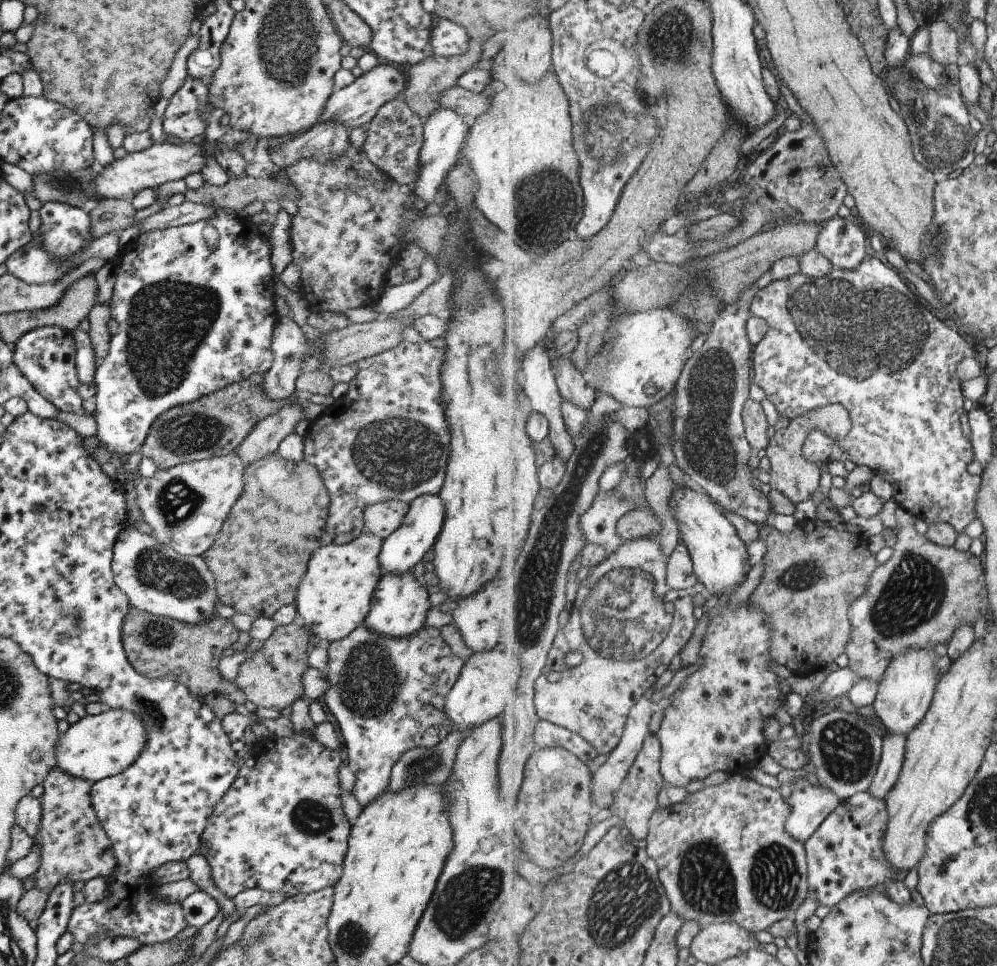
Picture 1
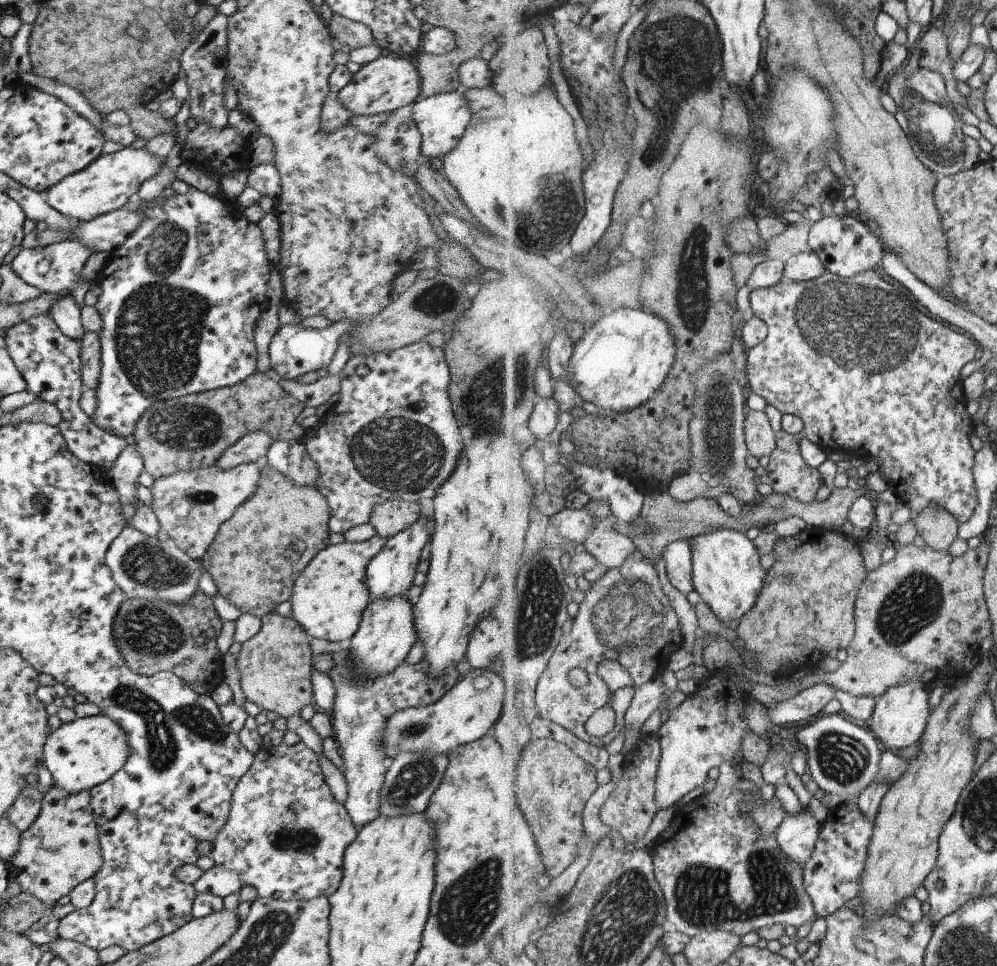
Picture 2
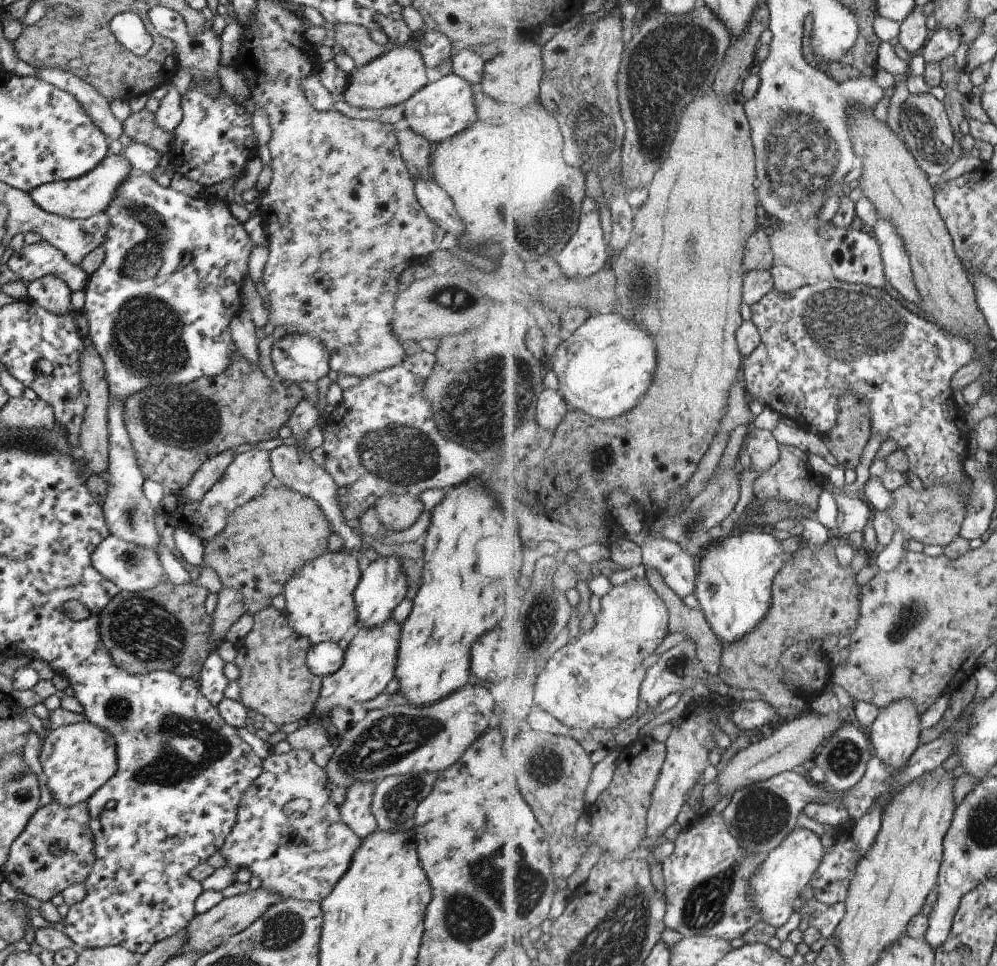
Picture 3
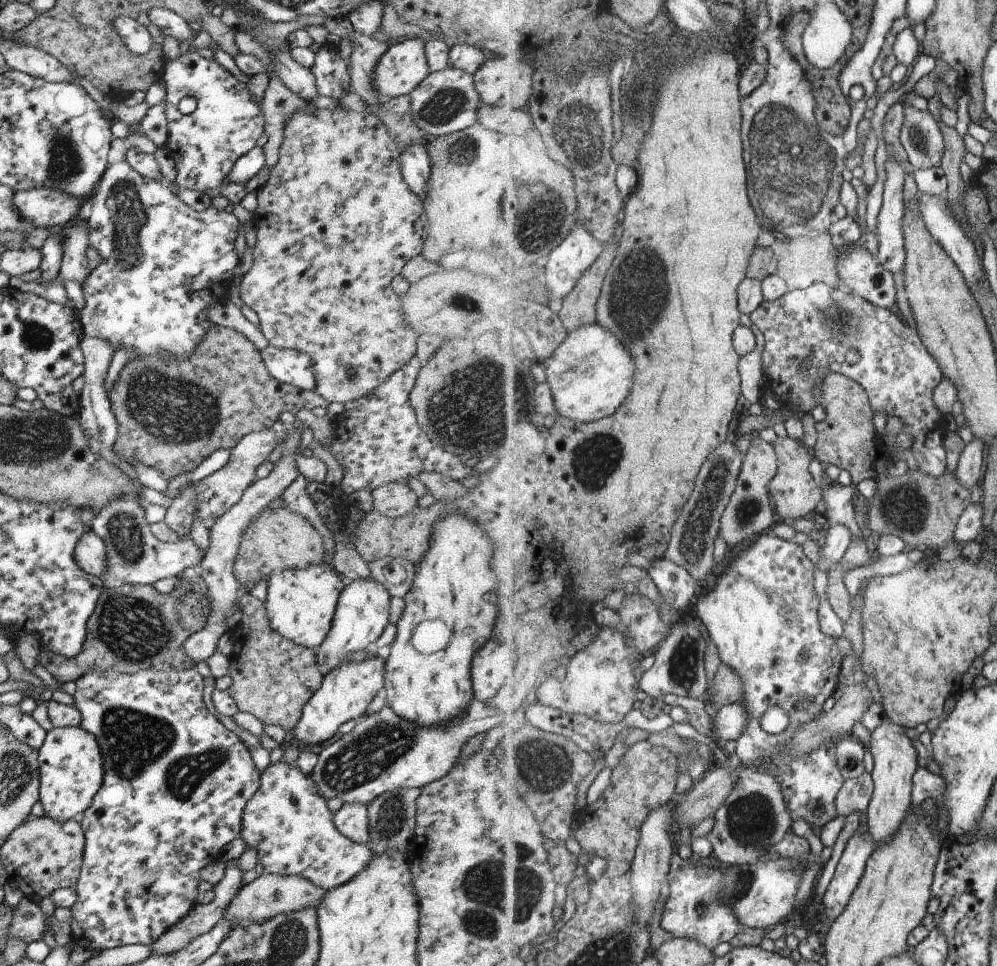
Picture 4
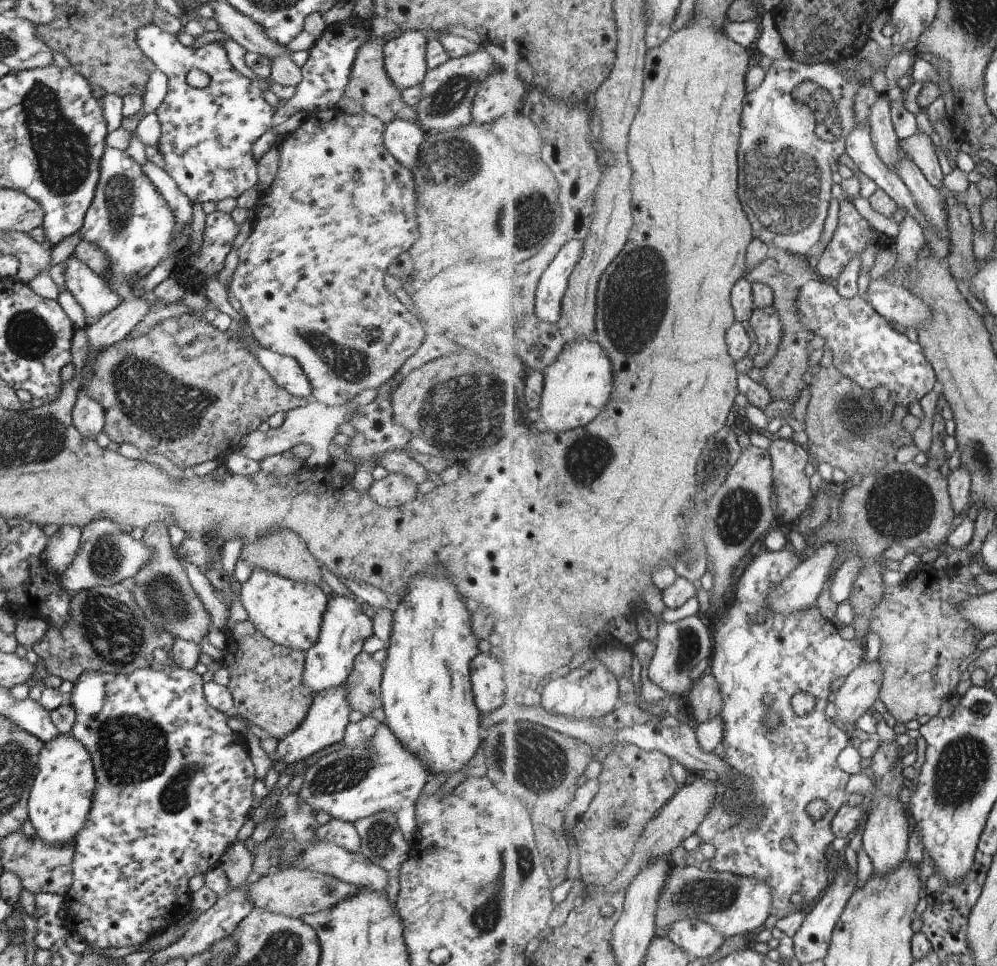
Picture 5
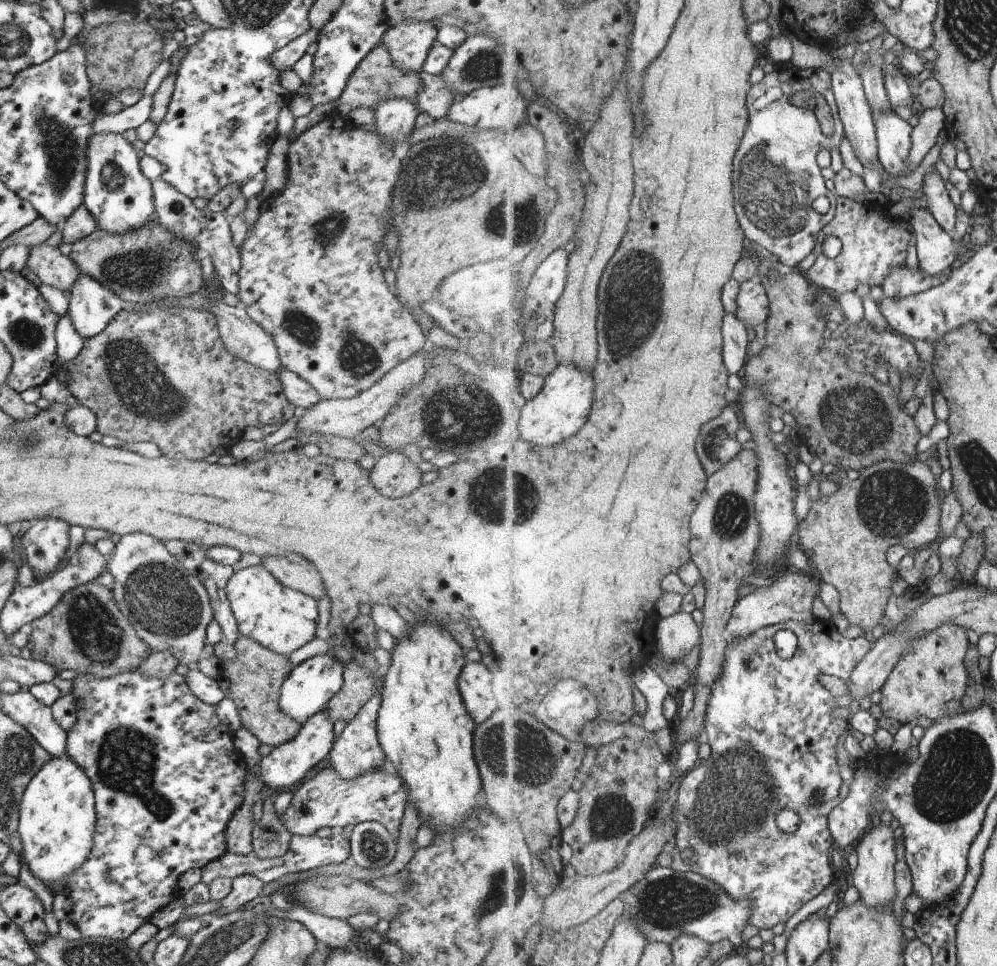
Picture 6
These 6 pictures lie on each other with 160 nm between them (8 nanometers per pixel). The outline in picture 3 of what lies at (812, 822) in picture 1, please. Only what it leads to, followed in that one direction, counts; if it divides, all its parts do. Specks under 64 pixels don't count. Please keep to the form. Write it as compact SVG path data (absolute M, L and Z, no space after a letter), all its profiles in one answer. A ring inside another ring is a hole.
M798 826L779 848L769 854L760 872L752 879L754 899L762 910L763 919L776 928L789 922L789 918L795 912L794 900L801 894L801 890L811 883L813 874L820 867L825 853L820 836L812 829Z

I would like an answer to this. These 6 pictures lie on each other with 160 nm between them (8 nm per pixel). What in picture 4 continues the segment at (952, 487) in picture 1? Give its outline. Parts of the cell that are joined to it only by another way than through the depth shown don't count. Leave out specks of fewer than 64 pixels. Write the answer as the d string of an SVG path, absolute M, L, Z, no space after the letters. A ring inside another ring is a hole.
M821 282L818 284L812 284L806 289L795 289L789 293L785 293L781 298L774 301L764 300L761 303L761 306L759 306L755 312L752 312L750 318L755 328L763 332L763 336L765 336L765 348L762 352L762 369L765 379L769 378L769 381L766 380L766 384L771 384L771 388L773 388L773 392L775 392L775 395L781 402L781 406L787 407L789 405L798 405L798 408L801 411L809 414L815 406L819 406L819 404L823 406L822 402L817 402L815 396L813 396L815 386L818 386L821 393L825 376L830 373L841 373L853 380L857 380L857 384L861 384L863 390L866 390L866 393L869 395L871 410L874 410L875 414L886 413L889 417L897 416L901 422L903 422L903 428L914 439L914 456L916 457L916 462L918 463L919 468L924 473L934 477L940 477L947 473L947 450L945 450L945 446L943 446L943 438L945 438L945 432L947 432L947 423L942 422L945 414L941 412L941 409L936 403L936 398L934 397L936 388L940 386L941 381L945 378L945 372L940 367L938 360L930 353L929 348L926 347L924 340L918 331L918 327L916 326L913 328L913 326L909 326L909 324L905 323L905 320L899 315L895 308L890 309L880 307L879 305L873 304L859 293L851 292L851 290L849 290L849 293L845 293L845 288L842 285L833 288ZM853 348L857 348L859 354L861 354L861 362L859 362L859 364L849 364L849 362L845 360L845 356L849 356L849 352L853 352Z

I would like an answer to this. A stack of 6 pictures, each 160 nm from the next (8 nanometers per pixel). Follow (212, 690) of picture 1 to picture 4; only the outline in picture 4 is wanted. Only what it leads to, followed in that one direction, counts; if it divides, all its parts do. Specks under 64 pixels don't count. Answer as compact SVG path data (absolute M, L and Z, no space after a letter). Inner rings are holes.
M124 584L115 588L105 587L97 598L93 612L86 620L85 640L80 652L75 656L65 658L65 656L41 649L38 664L51 674L57 684L67 681L75 682L82 674L93 669L126 675L136 673L141 669L151 669L151 666L159 664L155 662L157 658L163 660L163 656L167 658L167 656L175 656L175 652L181 652L185 639L204 626L209 609L208 599L197 589L175 598L169 593L159 593L152 585Z

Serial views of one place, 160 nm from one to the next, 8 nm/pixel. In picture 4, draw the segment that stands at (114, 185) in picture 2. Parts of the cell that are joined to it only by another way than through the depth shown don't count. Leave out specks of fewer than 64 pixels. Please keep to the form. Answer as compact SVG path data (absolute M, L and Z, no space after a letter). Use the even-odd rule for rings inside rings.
M49 187L14 191L12 201L18 215L27 219L33 228L63 227L82 206L82 202L73 195Z

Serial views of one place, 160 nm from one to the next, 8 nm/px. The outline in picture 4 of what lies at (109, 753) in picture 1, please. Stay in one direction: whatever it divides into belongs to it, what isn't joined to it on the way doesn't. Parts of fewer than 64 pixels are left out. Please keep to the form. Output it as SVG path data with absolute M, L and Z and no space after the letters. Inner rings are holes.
M79 726L52 727L36 751L38 801L41 802L45 815L58 821L78 818L90 805L102 783L104 764L95 737Z

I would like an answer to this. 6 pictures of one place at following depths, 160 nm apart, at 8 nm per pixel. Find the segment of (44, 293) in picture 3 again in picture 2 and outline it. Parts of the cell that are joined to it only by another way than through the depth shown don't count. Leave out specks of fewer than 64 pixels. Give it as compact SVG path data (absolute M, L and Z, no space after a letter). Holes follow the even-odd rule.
M58 296L50 308L49 316L68 339L79 341L84 335L79 320L80 308L70 296Z

